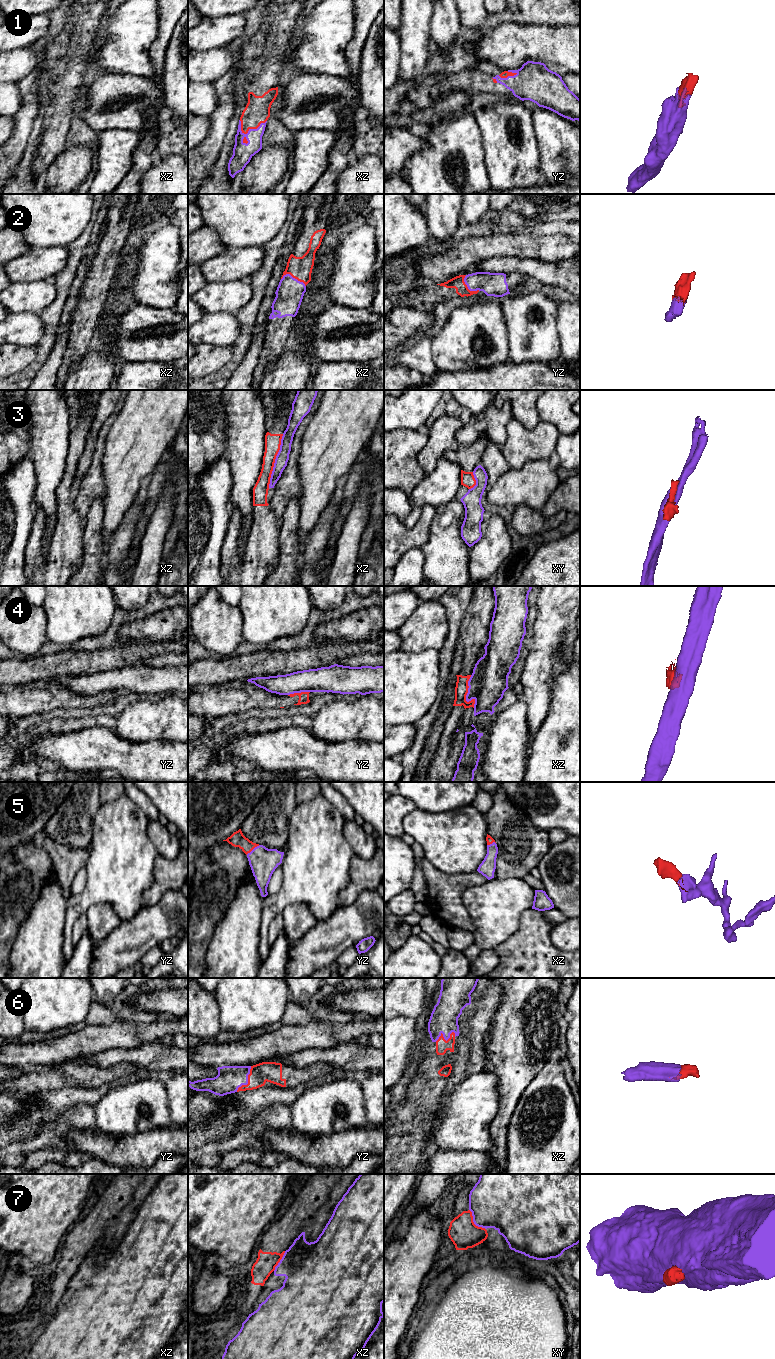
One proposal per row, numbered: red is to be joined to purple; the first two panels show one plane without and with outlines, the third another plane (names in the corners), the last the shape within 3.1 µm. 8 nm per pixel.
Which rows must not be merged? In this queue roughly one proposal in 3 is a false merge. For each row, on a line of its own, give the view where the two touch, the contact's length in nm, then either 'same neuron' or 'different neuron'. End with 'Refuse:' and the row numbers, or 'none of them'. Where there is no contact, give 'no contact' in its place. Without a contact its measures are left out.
1: contact in xz; length 240 nm; same neuron
2: contact in xz; length 220 nm; same neuron
3: contact in xz; length 440 nm; different neuron
4: contact in xz; length 260 nm; different neuron
5: contact in yz; length 130 nm; same neuron
6: contact in xz; length 180 nm; same neuron
7: contact in xy; length 220 nm; different neuron
Refuse: 3, 4, 7

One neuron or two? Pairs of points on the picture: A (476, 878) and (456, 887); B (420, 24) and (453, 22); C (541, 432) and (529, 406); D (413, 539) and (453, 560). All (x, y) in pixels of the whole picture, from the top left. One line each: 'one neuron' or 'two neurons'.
A: one neuron
B: two neurons
C: two neurons
D: two neurons

